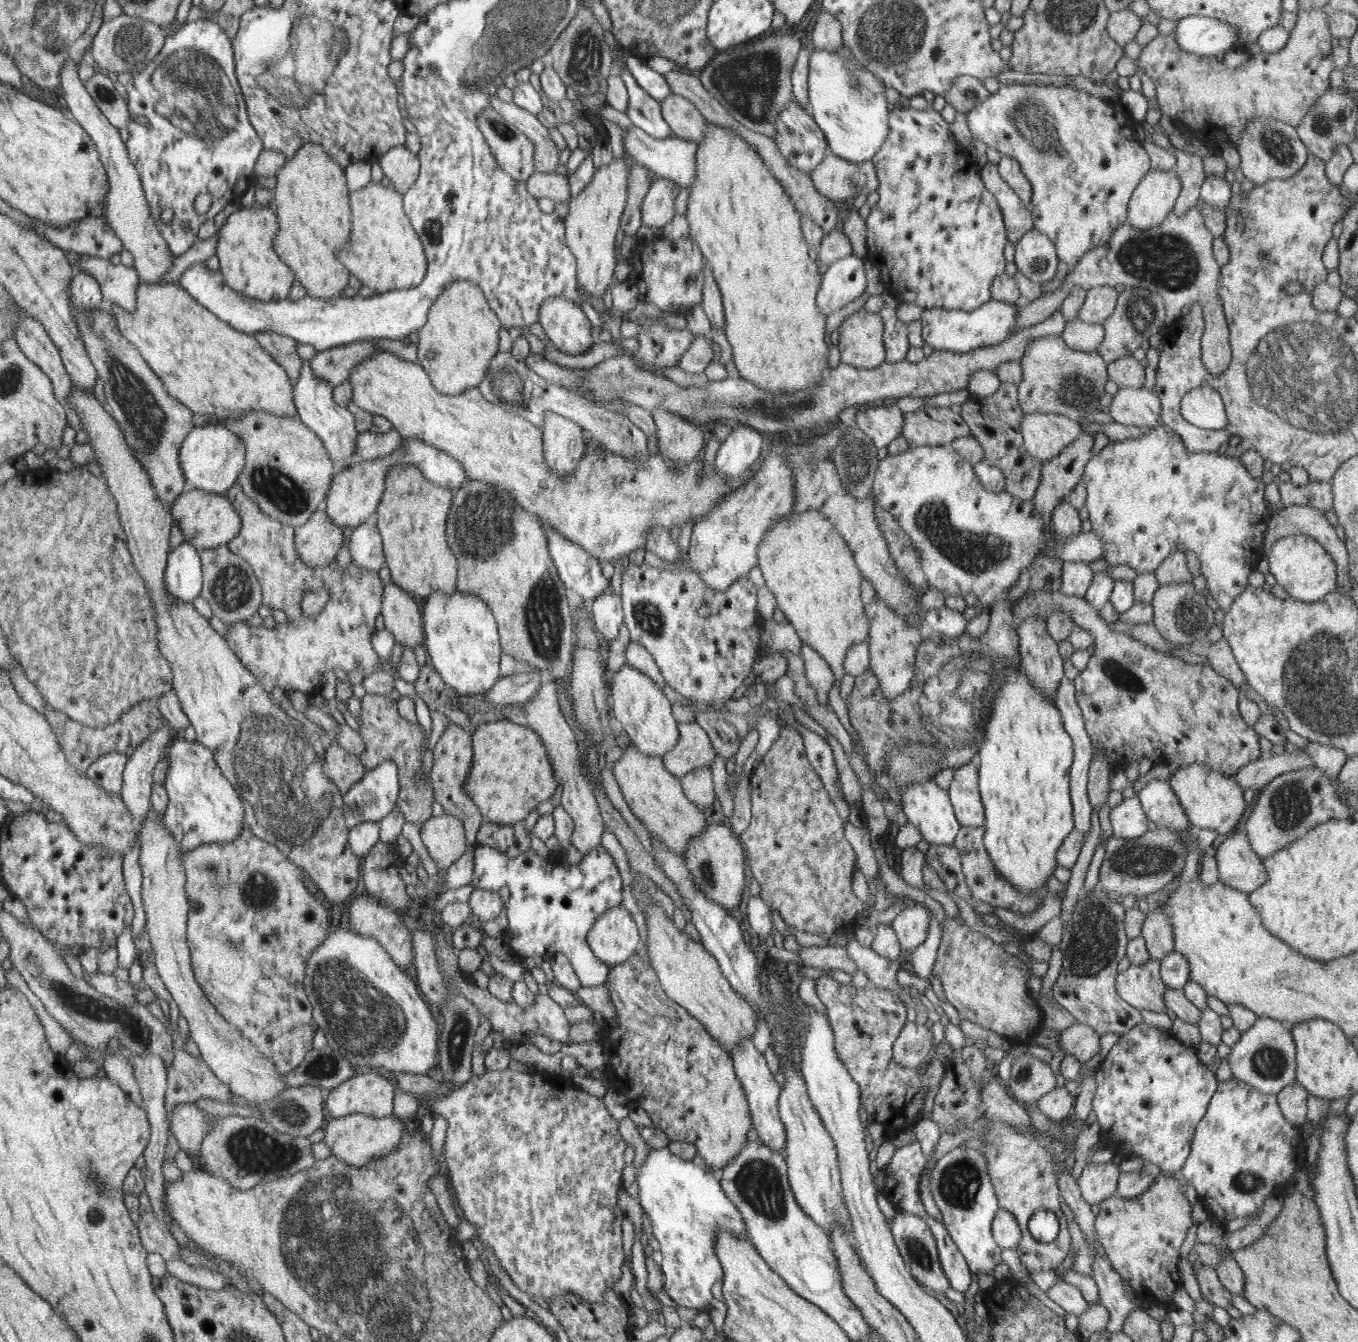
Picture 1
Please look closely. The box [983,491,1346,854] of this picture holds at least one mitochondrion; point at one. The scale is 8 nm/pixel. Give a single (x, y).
(1290, 803)

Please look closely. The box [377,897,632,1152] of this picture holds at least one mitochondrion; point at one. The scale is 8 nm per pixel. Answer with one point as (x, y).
(458, 1037)

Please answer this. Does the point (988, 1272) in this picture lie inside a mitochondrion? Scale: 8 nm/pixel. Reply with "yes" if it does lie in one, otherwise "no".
no

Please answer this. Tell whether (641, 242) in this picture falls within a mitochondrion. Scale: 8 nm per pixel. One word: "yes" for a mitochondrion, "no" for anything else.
no

